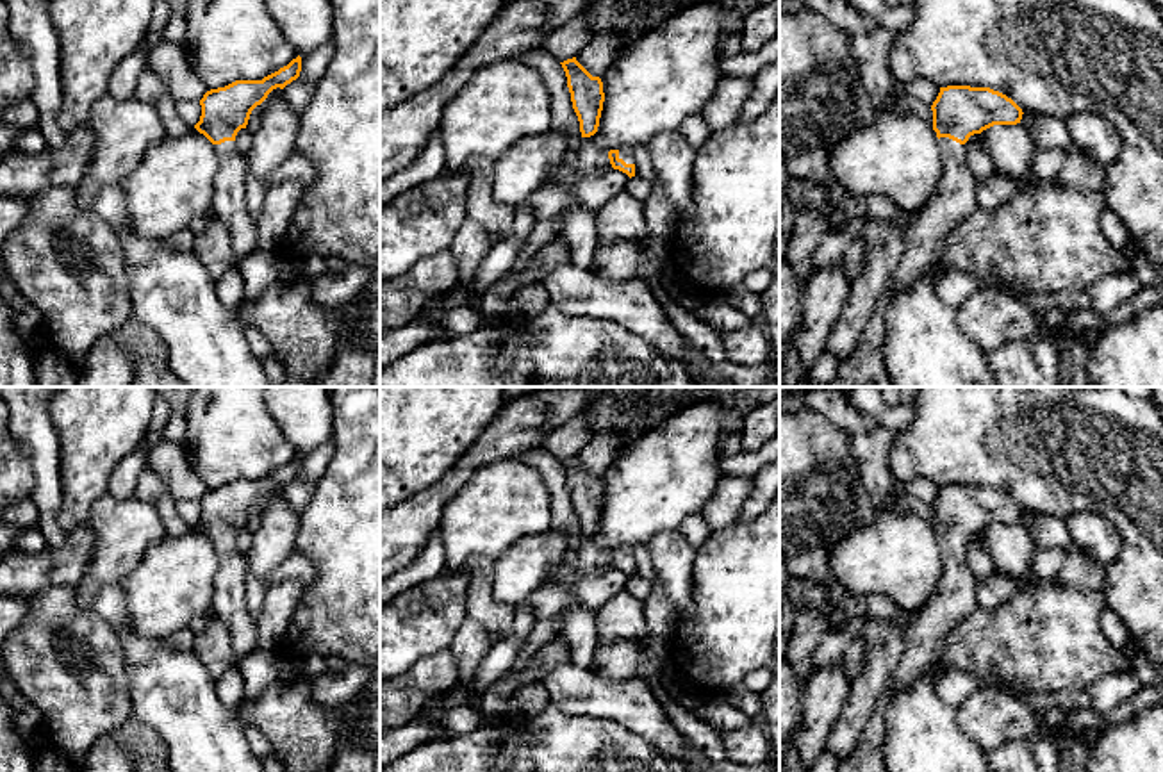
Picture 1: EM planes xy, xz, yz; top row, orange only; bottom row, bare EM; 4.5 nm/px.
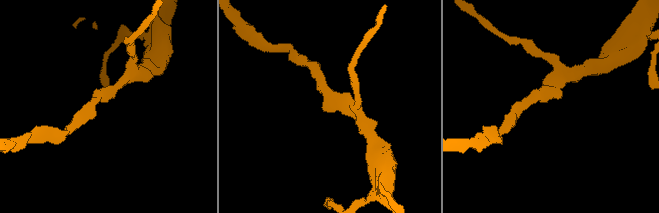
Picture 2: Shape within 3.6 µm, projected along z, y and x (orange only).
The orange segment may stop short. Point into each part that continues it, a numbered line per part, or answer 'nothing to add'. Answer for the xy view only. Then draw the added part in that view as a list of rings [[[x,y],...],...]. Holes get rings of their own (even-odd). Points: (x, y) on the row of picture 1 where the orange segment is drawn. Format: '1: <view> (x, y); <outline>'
1: xy (229, 205); [[[235,141],[214,144],[219,159],[219,171],[214,178],[214,198],[210,216],[219,219],[232,239],[237,264],[257,248],[257,221],[252,218],[246,200],[246,159]]]

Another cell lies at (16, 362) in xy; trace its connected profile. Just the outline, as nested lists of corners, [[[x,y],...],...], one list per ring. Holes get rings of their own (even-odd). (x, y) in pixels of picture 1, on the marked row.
[[[0,296],[0,387],[37,387],[34,355],[14,326],[11,307]]]

